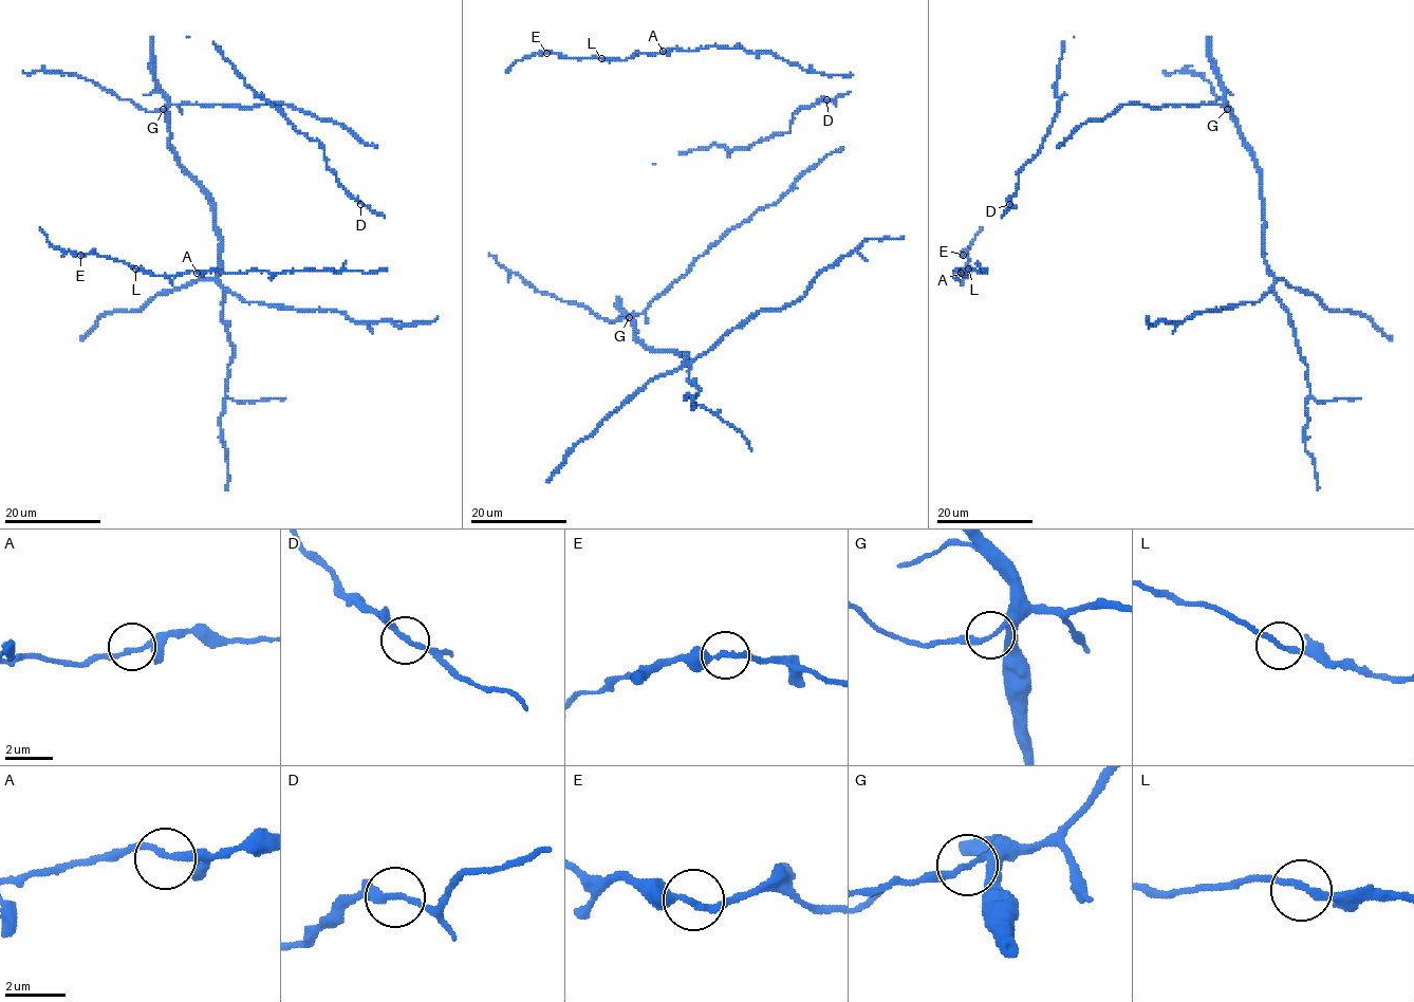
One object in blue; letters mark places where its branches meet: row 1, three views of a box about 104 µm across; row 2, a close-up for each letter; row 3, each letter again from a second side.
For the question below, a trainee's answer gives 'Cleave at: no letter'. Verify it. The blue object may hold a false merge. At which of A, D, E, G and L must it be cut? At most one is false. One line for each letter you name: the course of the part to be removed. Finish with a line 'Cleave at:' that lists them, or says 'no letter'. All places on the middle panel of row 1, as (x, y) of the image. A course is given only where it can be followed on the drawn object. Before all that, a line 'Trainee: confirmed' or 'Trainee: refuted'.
Trainee: refuted
G: foreign part runs (629, 316), (608, 321), (582, 305), (538, 292), (488, 254)
Cleave at: G

